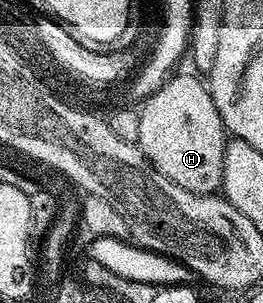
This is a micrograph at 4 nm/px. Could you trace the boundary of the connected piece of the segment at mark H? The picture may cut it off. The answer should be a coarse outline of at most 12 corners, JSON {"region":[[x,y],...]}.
{"region":[[170,75],[139,105],[138,146],[211,196],[230,136],[207,83]]}

